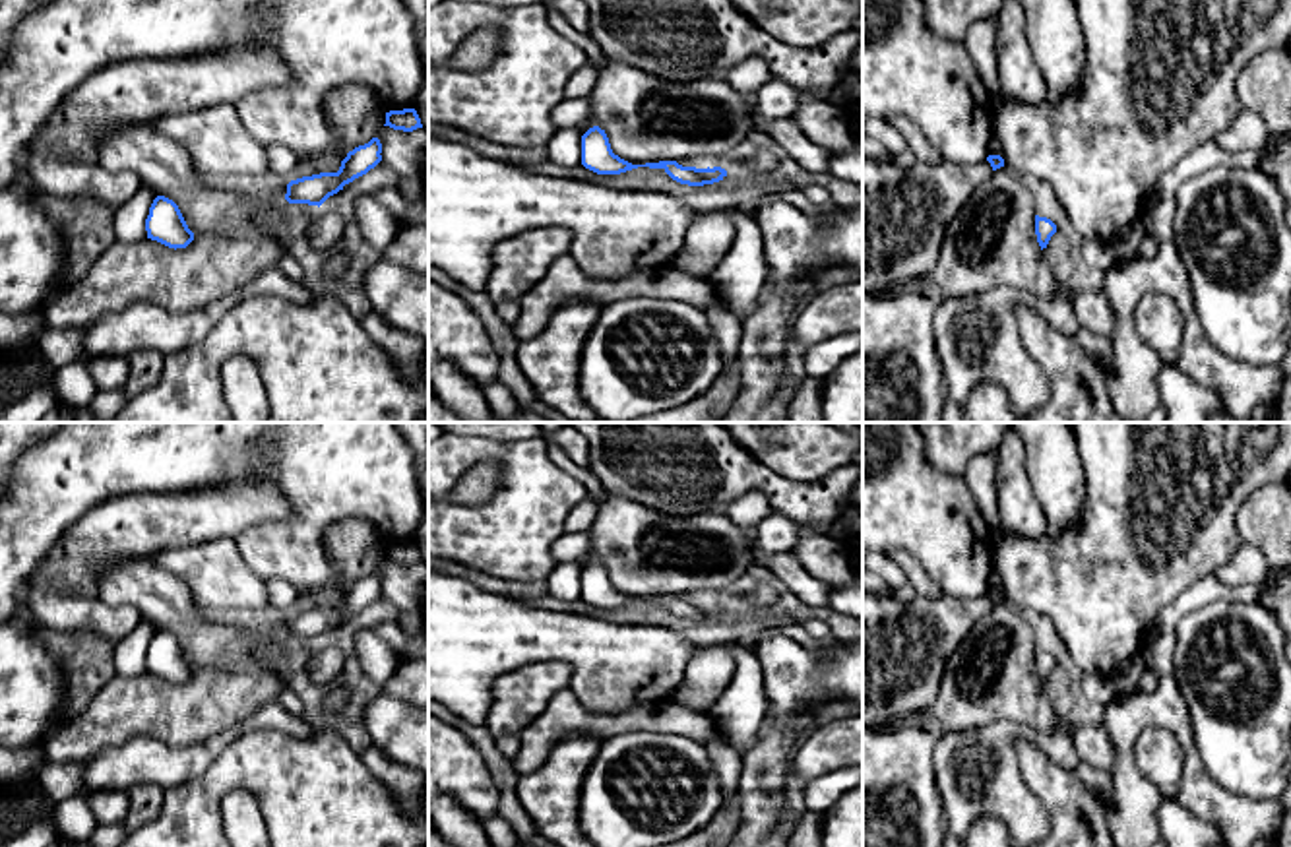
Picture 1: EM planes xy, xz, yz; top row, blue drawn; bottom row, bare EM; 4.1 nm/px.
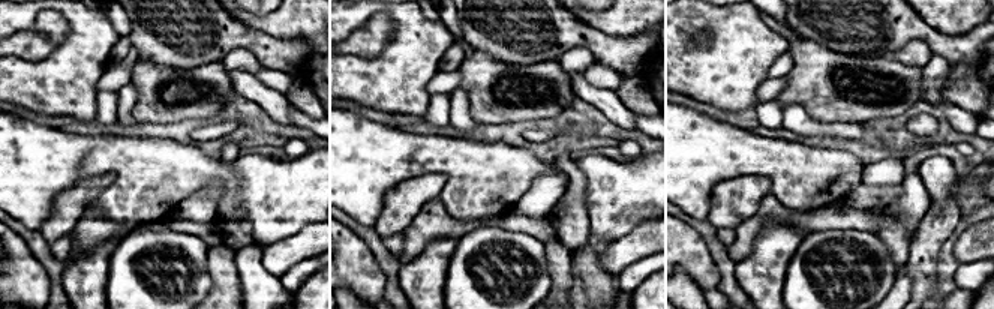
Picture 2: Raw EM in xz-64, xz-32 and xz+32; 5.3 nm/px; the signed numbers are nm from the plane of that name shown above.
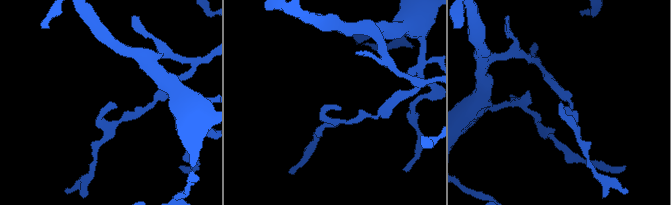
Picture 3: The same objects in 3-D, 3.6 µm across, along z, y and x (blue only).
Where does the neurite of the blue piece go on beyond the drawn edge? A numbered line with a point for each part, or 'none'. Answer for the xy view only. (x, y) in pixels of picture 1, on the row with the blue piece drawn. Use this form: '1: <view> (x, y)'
none

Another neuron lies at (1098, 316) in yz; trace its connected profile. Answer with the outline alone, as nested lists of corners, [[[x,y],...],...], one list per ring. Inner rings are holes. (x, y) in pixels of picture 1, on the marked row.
[[[1089,291],[1082,297],[1080,326],[1091,333],[1111,337],[1117,314],[1103,291]]]

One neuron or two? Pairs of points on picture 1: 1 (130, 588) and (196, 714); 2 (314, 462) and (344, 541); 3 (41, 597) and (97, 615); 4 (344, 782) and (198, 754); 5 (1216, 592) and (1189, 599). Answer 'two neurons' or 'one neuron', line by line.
1: one neuron
2: two neurons
3: one neuron
4: two neurons
5: one neuron

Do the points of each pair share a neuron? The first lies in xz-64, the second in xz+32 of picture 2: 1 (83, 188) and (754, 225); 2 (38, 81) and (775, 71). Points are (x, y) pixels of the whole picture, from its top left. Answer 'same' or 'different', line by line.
1: different
2: different

